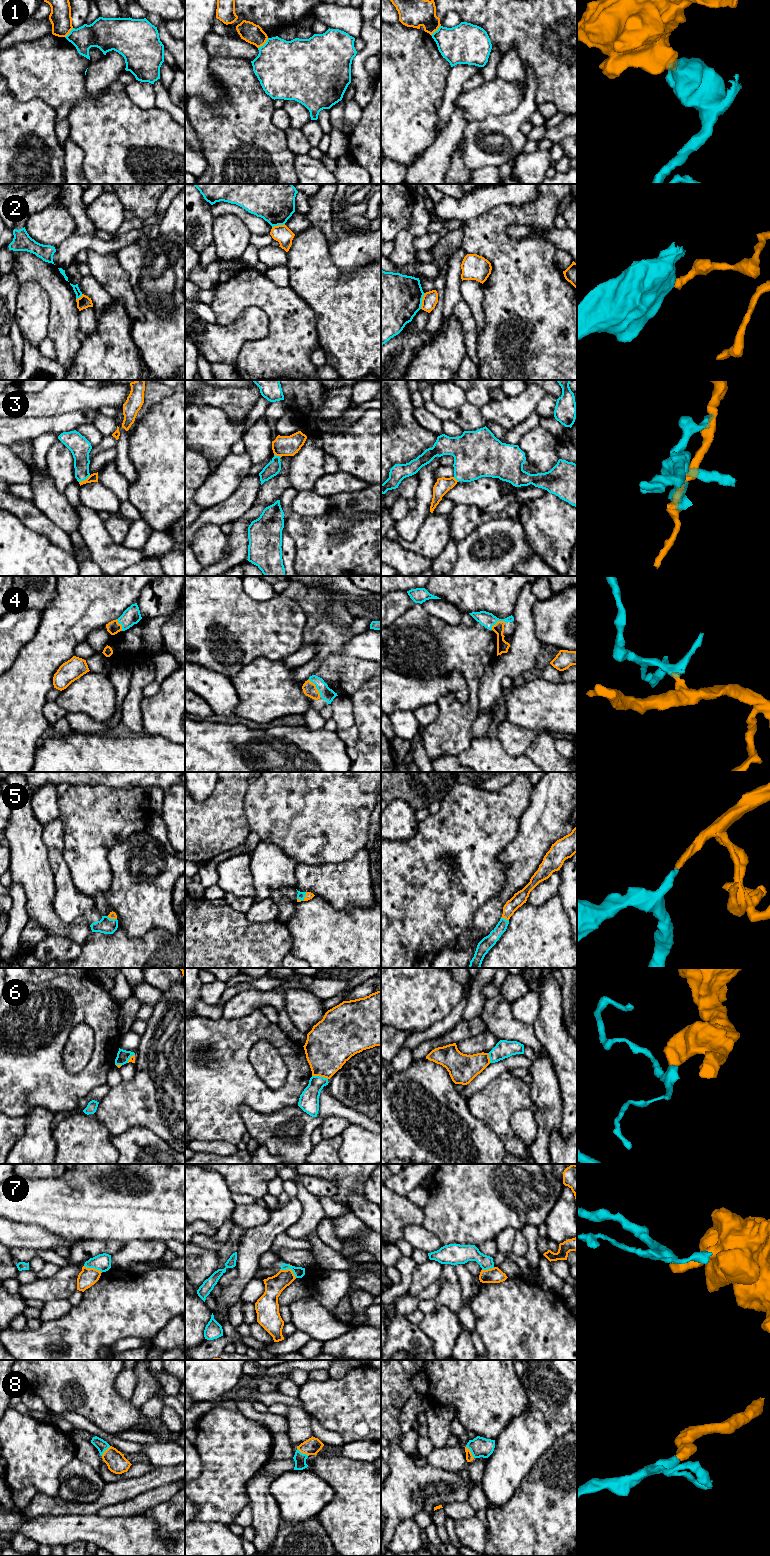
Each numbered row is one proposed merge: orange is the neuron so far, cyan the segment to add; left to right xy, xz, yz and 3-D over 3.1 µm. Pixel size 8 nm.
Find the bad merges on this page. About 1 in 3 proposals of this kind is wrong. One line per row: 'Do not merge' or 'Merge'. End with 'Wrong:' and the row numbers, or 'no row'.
1: Do not merge
2: Do not merge
3: Merge
4: Merge
5: Merge
6: Do not merge
7: Do not merge
8: Merge
Wrong: 1, 2, 6, 7

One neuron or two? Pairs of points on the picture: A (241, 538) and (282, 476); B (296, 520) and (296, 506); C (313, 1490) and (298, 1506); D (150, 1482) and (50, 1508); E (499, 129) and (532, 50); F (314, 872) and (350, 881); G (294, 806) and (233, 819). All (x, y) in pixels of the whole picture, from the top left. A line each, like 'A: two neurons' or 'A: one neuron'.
A: one neuron
B: two neurons
C: one neuron
D: one neuron
E: two neurons
F: one neuron
G: two neurons

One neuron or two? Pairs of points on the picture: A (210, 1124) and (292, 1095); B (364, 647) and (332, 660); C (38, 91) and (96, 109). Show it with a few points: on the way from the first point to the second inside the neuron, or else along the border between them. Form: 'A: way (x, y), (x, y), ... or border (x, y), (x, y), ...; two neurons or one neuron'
A: way (230, 1104), (237, 1097), (272, 1097); one neuron
B: border (340, 650), (344, 654), (369, 660); two neurons
C: way (52, 91), (72, 91), (82, 101); one neuron

